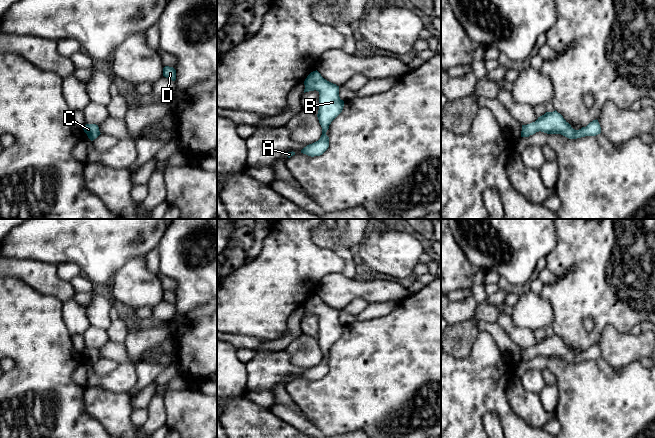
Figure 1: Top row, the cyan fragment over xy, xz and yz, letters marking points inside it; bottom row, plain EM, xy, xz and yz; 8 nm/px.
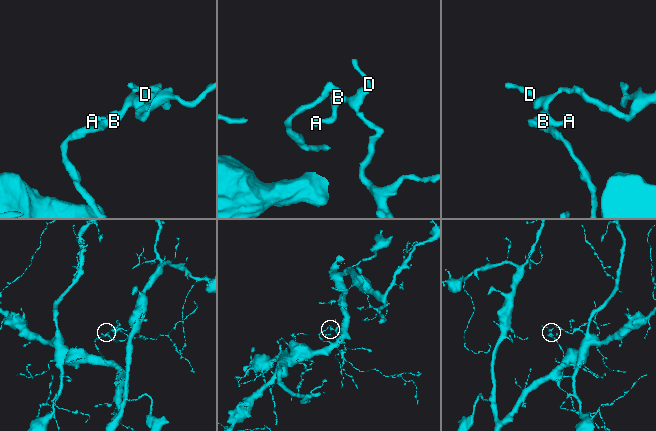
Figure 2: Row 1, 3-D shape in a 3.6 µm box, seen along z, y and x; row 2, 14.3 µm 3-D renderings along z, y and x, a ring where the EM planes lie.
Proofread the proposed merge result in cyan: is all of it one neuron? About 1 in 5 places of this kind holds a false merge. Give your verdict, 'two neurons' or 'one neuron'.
one neuron

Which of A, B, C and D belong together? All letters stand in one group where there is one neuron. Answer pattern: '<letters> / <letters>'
A B C D

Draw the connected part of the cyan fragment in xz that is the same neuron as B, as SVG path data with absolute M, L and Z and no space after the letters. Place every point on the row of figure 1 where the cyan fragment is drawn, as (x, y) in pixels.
M316 70L311 72L304 81L305 92L319 92L319 110L318 120L322 127L320 139L307 145L301 150L301 153L308 156L320 156L329 147L329 137L326 135L331 122L342 112L344 101L339 97L339 86L324 79Z

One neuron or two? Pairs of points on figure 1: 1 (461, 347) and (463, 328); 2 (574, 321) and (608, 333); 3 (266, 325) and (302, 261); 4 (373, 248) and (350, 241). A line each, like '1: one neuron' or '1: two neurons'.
1: one neuron
2: two neurons
3: one neuron
4: two neurons

